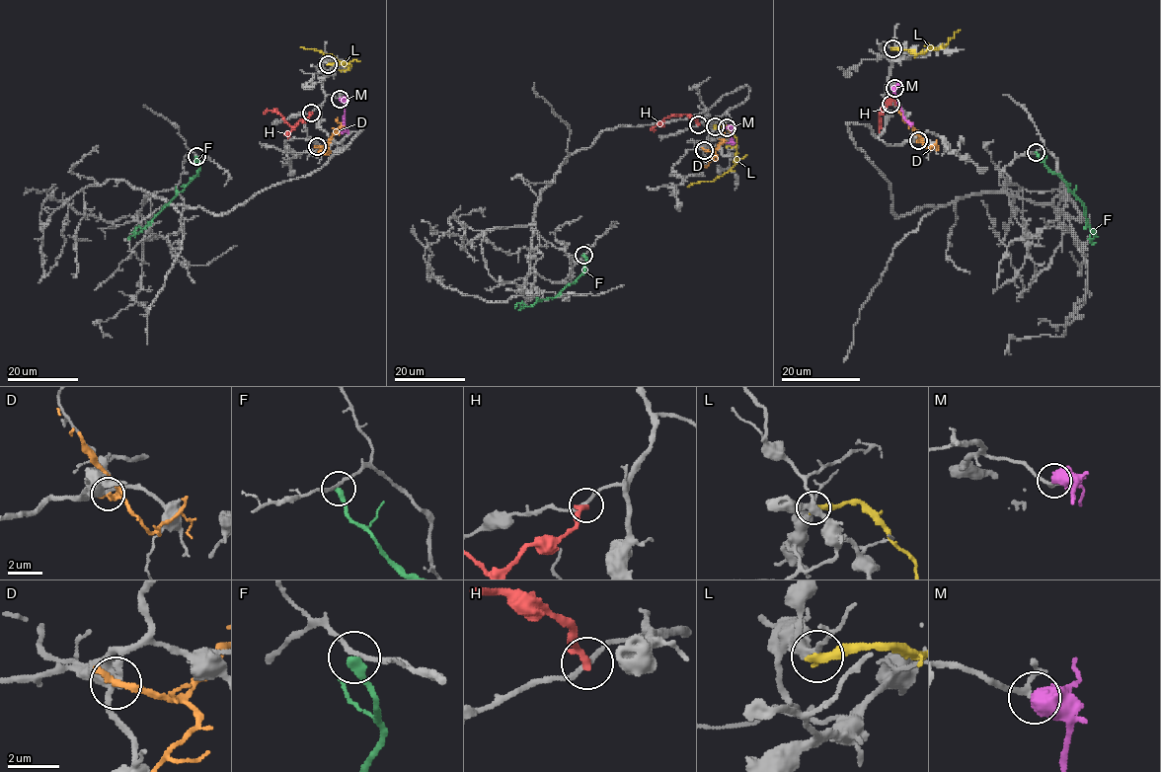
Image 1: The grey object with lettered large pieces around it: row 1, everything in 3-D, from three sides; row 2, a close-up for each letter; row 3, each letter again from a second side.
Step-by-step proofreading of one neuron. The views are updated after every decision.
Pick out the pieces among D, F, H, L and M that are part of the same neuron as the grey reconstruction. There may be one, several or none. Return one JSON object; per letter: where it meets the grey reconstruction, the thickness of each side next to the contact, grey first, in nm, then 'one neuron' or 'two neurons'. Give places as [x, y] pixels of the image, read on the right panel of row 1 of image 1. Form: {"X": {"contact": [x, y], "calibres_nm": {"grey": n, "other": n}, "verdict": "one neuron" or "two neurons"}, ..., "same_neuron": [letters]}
{"D": {"contact": [918, 140], "calibres_nm": {"grey": 200, "other": 300}, "verdict": "two neurons"}, "F": {"contact": [1036, 152], "calibres_nm": {"grey": 160, "other": 400}, "verdict": "two neurons"}, "H": {"contact": [890, 104], "calibres_nm": {"grey": 200, "other": 280}, "verdict": "two neurons"}, "L": {"contact": [892, 48], "calibres_nm": {"grey": 220, "other": 400}, "verdict": "two neurons"}, "M": {"contact": [894, 88], "calibres_nm": {"grey": 170, "other": 700}, "verdict": "one neuron"}, "same_neuron": ["M"]}

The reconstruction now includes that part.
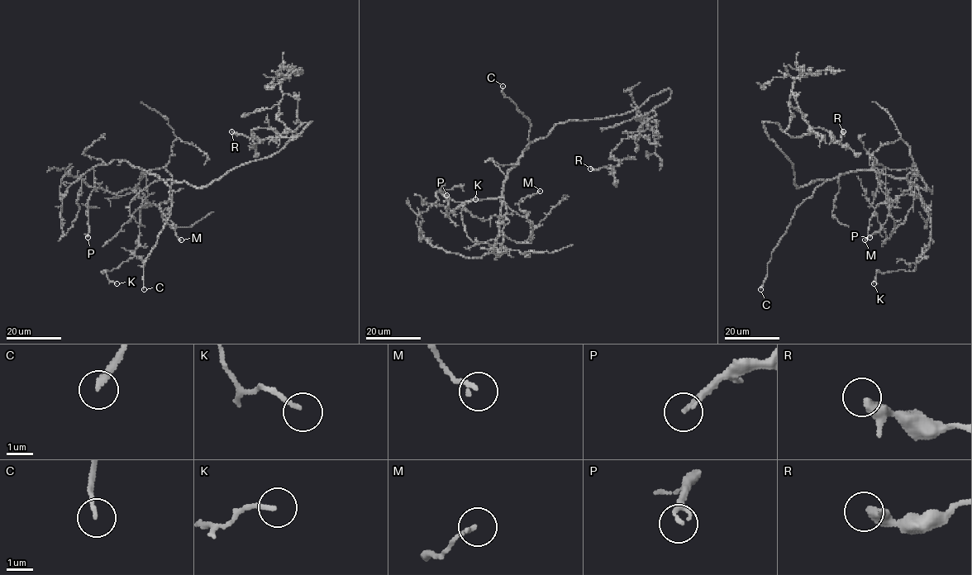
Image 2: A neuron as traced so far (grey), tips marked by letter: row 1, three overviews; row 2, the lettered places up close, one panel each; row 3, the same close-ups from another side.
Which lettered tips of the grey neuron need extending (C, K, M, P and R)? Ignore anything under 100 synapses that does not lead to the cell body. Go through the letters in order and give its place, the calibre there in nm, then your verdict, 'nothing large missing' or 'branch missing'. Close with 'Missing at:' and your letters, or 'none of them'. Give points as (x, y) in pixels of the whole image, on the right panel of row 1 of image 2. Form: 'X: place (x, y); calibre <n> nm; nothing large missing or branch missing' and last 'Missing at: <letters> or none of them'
C: place (760, 289); calibre 200 nm; branch missing
K: place (874, 283); calibre 160 nm; nothing large missing
M: place (864, 239); calibre 160 nm; nothing large missing
P: place (869, 237); calibre 120 nm; nothing large missing
R: place (843, 131); calibre 300 nm; nothing large missing
Missing at: C

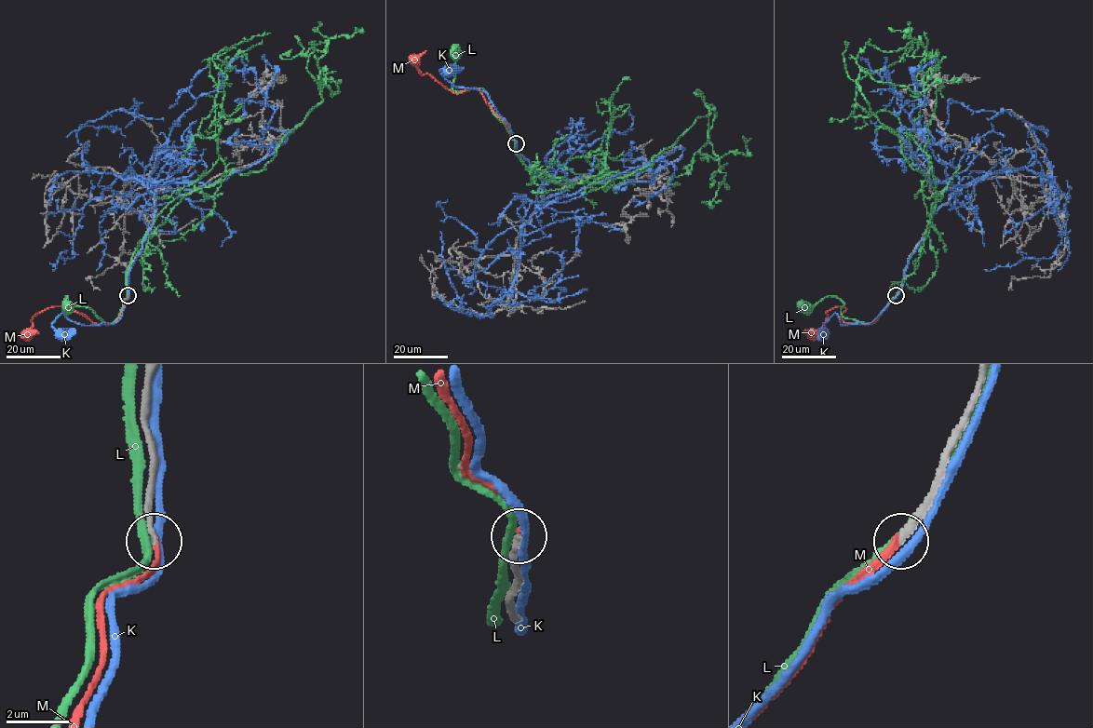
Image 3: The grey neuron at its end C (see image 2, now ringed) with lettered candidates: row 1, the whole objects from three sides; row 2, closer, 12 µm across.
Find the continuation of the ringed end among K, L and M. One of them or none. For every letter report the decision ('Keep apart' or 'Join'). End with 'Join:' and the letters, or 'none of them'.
K: Keep apart
L: Keep apart
M: Join
Join: M

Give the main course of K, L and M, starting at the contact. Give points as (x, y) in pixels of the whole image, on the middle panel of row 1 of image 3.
K: (516, 144), (509, 124), (497, 112), (487, 94), (480, 90), (455, 87), (440, 70), (449, 73)
L: (515, 144), (481, 87), (452, 88), (455, 51)
M: (516, 142), (506, 125), (476, 87), (456, 93), (426, 74), (421, 74), (414, 60)

